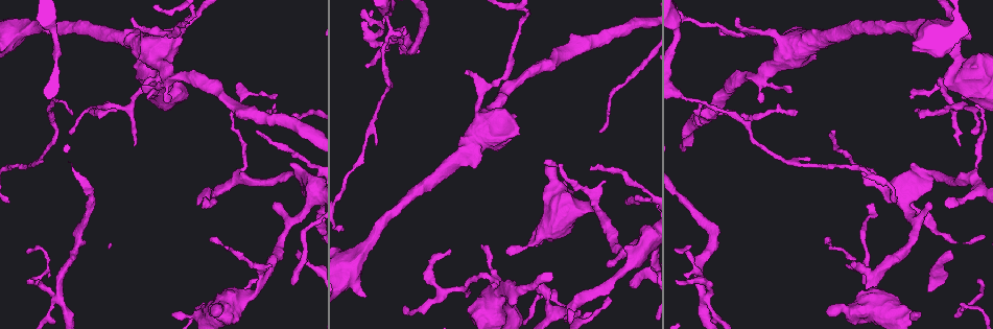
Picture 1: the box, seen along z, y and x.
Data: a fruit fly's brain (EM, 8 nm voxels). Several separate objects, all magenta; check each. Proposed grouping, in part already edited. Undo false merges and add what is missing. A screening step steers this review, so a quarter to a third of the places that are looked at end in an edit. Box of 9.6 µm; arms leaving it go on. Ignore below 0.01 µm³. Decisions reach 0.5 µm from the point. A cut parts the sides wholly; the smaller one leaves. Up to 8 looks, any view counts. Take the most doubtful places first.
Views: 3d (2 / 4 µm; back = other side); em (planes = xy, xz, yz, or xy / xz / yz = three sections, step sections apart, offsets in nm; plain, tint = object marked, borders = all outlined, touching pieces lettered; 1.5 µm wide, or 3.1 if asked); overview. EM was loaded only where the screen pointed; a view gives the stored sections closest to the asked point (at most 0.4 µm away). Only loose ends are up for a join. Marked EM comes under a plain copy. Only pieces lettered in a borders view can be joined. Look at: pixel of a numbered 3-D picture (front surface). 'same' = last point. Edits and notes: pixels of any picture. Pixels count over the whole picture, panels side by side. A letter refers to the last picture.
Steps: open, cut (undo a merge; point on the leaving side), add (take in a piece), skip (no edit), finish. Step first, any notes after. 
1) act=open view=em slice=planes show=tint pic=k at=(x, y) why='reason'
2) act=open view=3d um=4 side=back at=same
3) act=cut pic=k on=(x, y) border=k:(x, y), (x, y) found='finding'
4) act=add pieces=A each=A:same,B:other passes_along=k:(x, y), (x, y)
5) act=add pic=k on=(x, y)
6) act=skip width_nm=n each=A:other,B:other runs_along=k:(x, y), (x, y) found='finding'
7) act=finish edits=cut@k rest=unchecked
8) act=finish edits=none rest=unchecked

act=open view=3d um=2 pic=1 at=(450, 249) why='an open end'

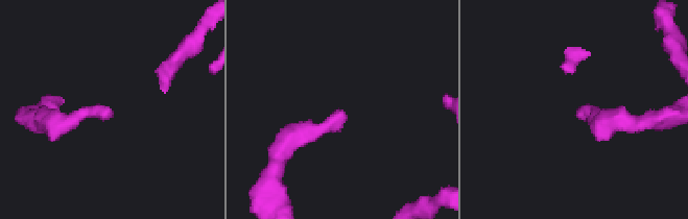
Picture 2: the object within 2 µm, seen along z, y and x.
act=open view=em slice=yz step=4 show=borders pic=2 at=(342, 110) why='shape alone is not enough'

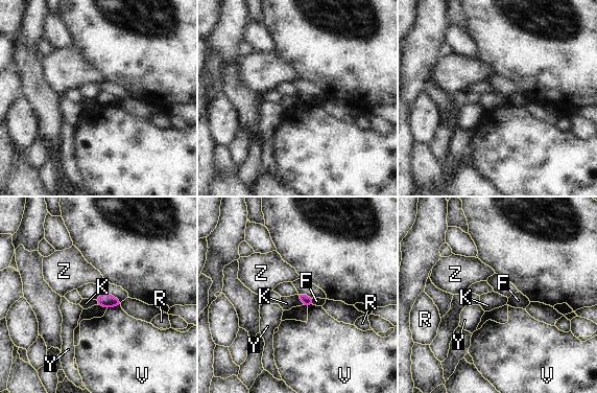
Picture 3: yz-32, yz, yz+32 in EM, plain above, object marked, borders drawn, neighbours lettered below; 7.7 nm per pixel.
act=open view=em slice=planes show=borders at=same

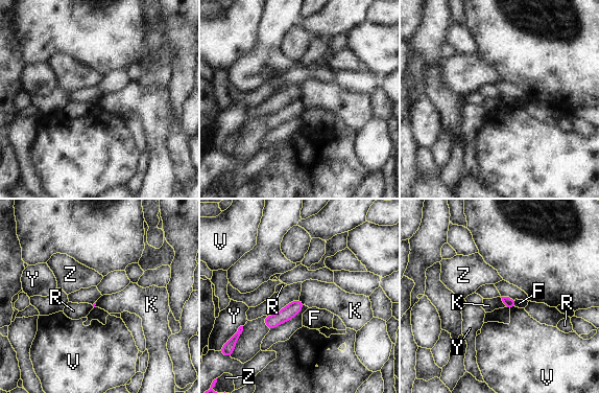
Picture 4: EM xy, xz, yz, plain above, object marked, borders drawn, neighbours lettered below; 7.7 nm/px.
act=skip each=F:other,K:other,R:other,V:other,Y:other,Z:other border=4:(500, 297), (505, 306) found='none of them fits'

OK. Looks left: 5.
act=open view=em slice=planes show=borders pic=1 at=(59, 297) why='looks like a crossing'

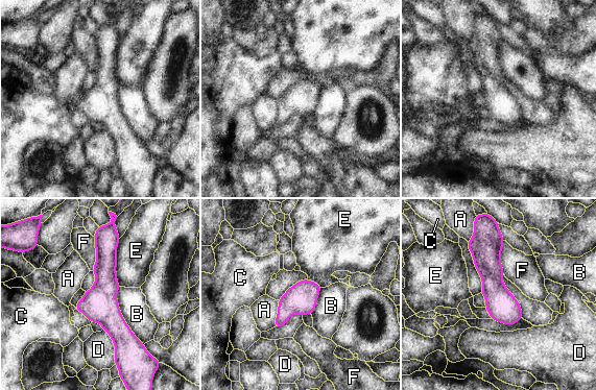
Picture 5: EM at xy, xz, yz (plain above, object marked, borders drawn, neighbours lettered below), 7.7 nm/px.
act=skip width_nm=240 each=A:other,B:other,C:other,D:other,E:other,F:other runs_along=5:(97, 236), (118, 359) found='continuous, no second neuron'

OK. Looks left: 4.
act=open view=3d um=4 pic=1 at=(761, 102) why='an open end'

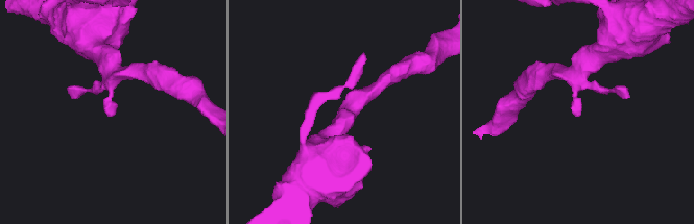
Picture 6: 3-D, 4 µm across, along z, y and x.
act=open view=em slice=yz step=4 show=tint pic=6 at=(578, 115) why='now the EM'

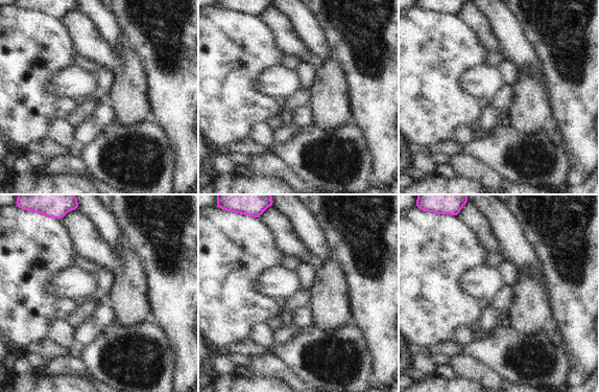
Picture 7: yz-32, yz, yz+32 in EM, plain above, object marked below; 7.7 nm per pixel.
act=open view=em slice=planes show=borders at=same

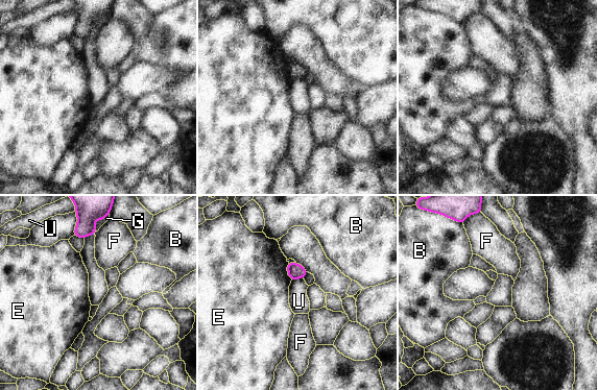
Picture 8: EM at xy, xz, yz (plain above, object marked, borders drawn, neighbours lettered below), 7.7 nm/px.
act=skip each=B:other,E:other,F:other,G:other,U:other border=8:(303, 277), (291, 281) found='no lettered piece goes on from it'

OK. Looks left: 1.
act=finish edits=none rest=unchecked

